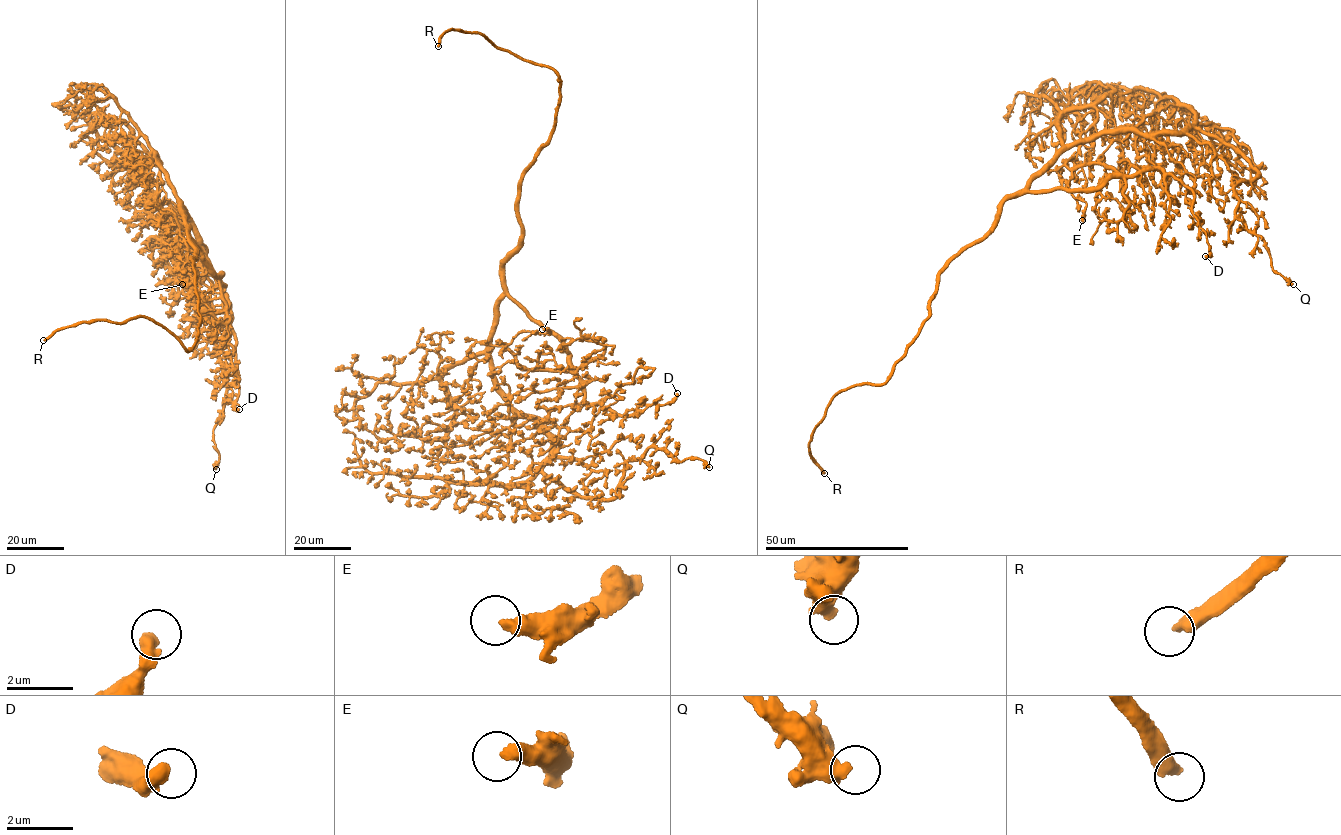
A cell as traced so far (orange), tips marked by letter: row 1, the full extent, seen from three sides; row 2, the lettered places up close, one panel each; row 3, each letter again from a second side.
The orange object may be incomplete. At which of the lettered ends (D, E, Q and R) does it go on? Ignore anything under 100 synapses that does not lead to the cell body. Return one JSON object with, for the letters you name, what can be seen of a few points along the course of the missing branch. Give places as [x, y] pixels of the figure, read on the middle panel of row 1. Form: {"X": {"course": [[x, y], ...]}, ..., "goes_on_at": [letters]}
{"goes_on_at": ["R"]}

